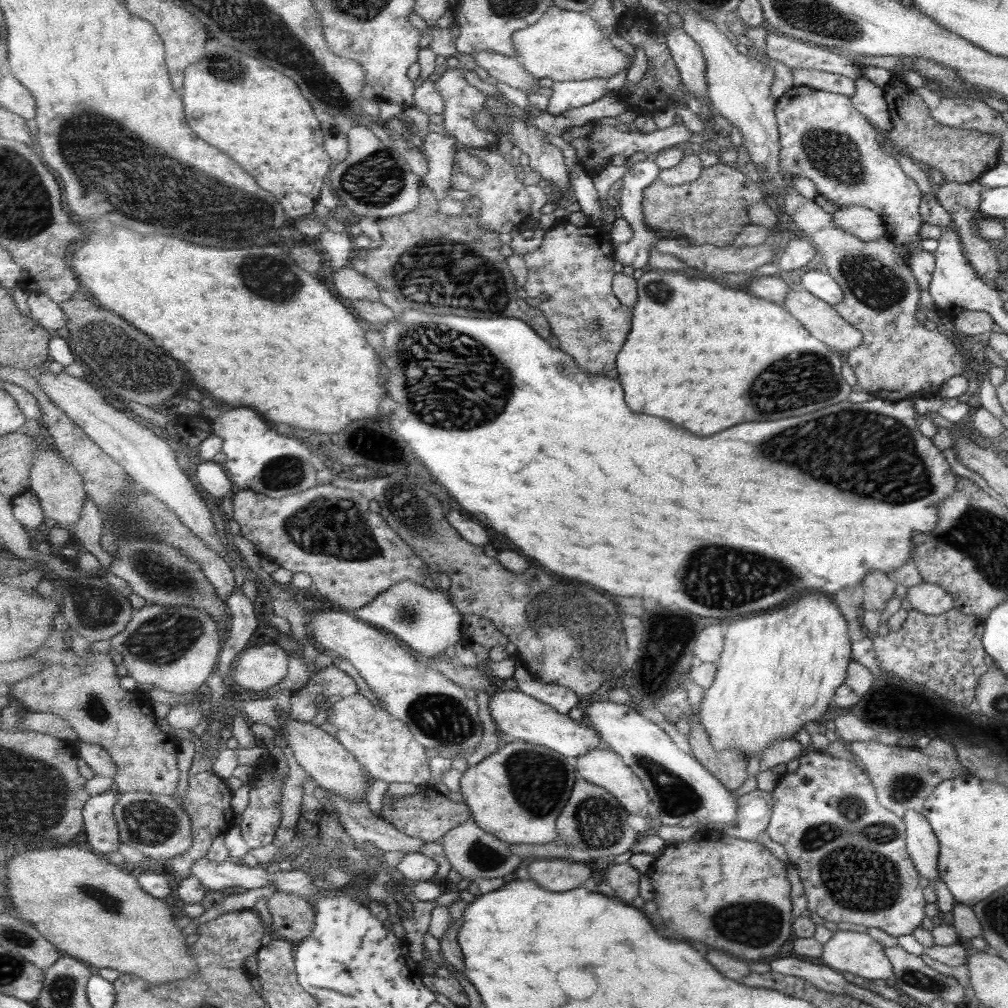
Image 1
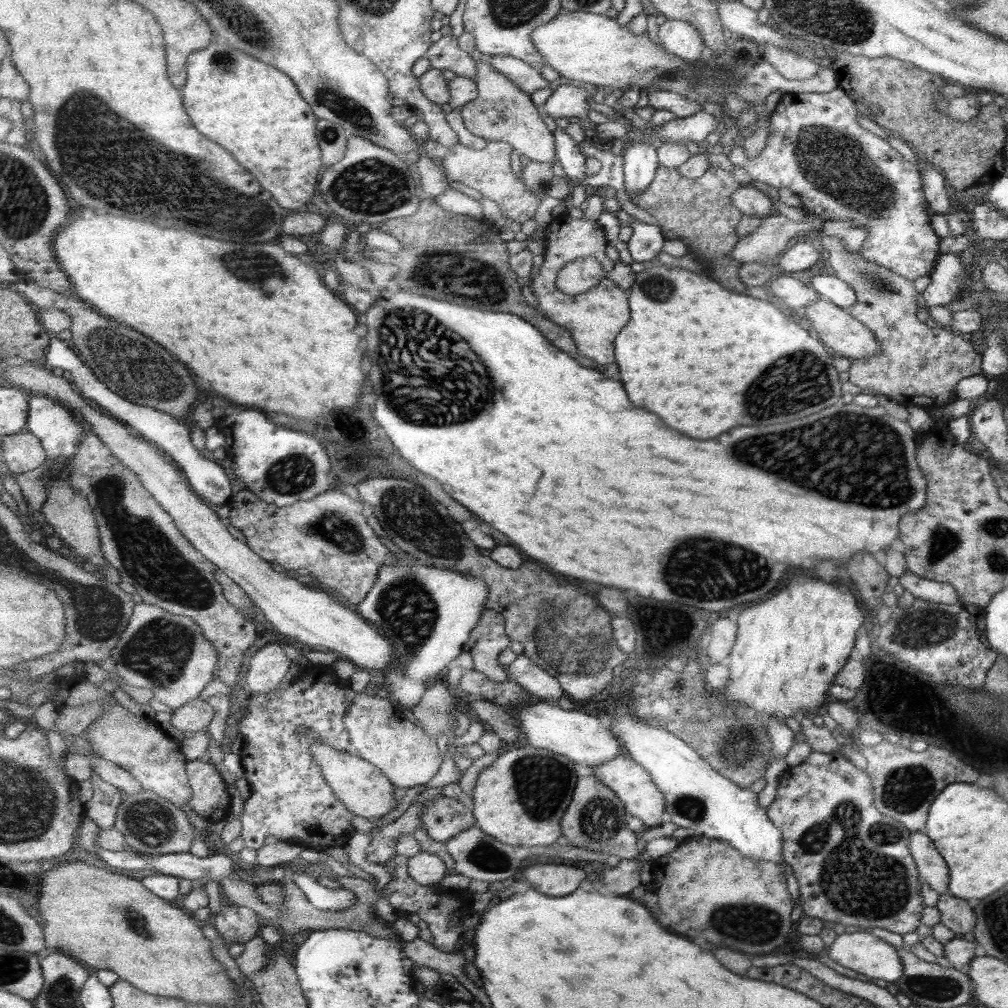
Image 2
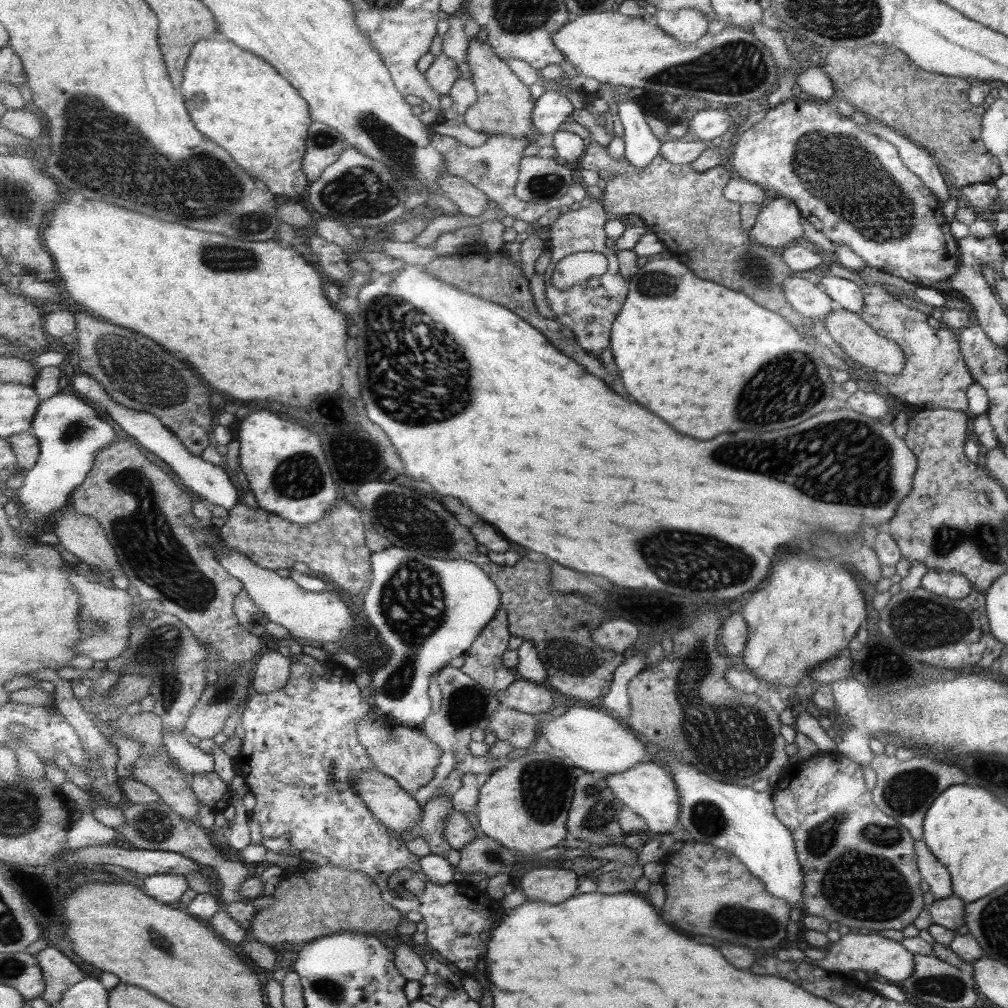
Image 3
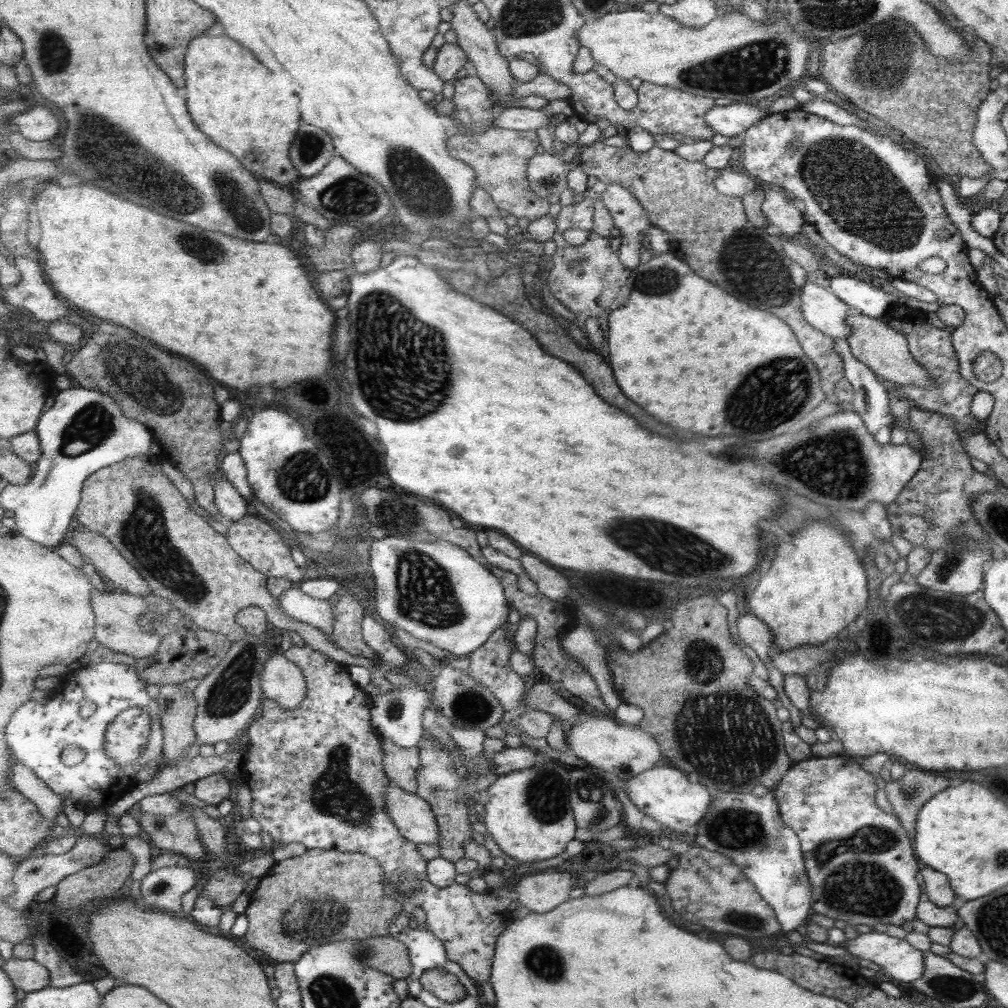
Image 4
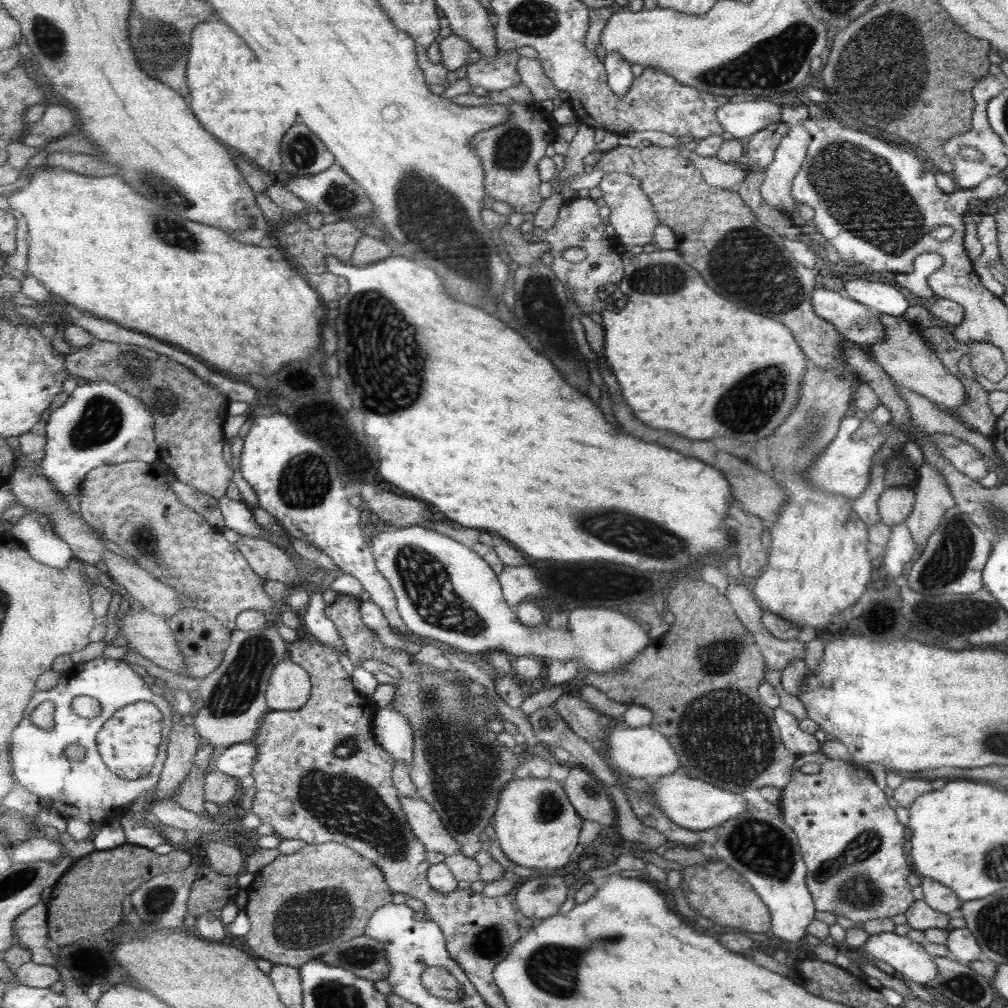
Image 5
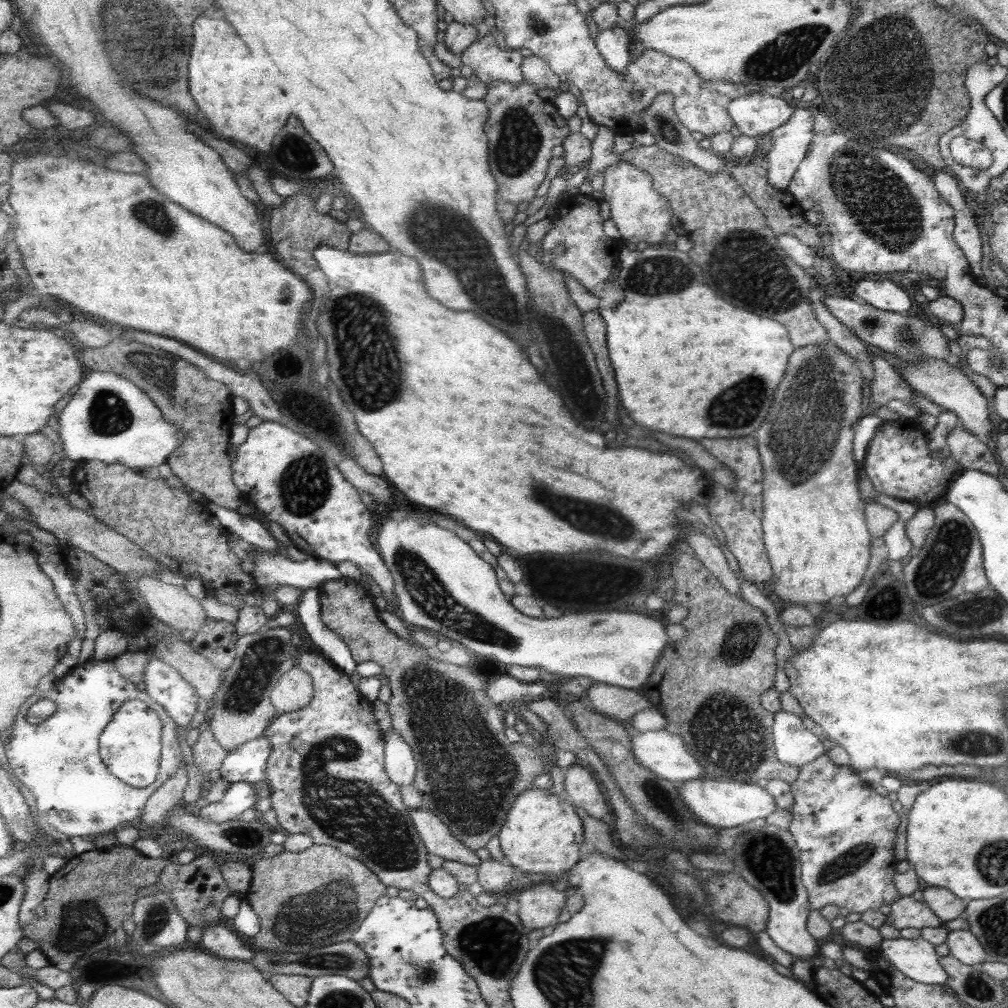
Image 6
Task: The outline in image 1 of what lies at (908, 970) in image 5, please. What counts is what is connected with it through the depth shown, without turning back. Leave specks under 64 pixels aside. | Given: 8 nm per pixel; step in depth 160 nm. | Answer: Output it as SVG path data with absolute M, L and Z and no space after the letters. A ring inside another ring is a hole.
M833 931L831 938L825 944L822 944L821 962L831 970L850 972L855 976L867 978L867 980L876 980L881 978L885 980L892 976L892 966L888 958L883 954L883 946L879 945L867 933L854 931Z

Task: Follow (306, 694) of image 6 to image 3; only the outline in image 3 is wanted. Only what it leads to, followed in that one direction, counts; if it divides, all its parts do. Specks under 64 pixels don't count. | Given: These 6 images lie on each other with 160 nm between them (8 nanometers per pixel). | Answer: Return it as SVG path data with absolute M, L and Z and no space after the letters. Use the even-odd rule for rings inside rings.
M277 650L267 651L253 664L252 683L258 693L275 693L288 685L292 677L292 660Z

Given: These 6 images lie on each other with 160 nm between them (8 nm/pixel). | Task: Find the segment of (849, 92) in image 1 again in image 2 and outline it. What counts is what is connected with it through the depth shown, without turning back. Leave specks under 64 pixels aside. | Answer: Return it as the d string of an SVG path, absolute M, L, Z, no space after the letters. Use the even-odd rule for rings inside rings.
M763 44L761 58L766 60L778 74L789 81L805 81L817 75L820 66L791 49L774 44Z

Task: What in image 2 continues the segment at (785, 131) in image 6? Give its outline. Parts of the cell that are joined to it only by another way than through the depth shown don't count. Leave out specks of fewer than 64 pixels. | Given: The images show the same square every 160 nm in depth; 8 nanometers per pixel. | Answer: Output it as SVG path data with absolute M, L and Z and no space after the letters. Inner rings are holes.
M770 212L761 219L760 225L752 233L736 242L732 257L743 263L763 262L765 258L775 260L784 252L787 242L795 234L795 221L777 215L777 212Z

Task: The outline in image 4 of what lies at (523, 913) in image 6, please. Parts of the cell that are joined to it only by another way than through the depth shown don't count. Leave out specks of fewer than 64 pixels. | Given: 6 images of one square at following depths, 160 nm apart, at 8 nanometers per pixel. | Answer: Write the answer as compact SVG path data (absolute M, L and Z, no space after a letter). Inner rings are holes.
M569 873L527 874L515 888L515 901L536 913L551 912L553 908L572 899L573 882Z

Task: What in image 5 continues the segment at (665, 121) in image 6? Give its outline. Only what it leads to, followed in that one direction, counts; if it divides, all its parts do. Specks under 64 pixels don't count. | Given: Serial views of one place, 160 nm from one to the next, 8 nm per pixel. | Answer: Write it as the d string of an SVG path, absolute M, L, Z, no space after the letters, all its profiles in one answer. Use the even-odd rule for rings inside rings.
M679 141L677 150L685 154L685 158L700 168L704 178L711 187L735 190L744 179L744 163L729 163L716 156L701 156L693 145L683 144Z

